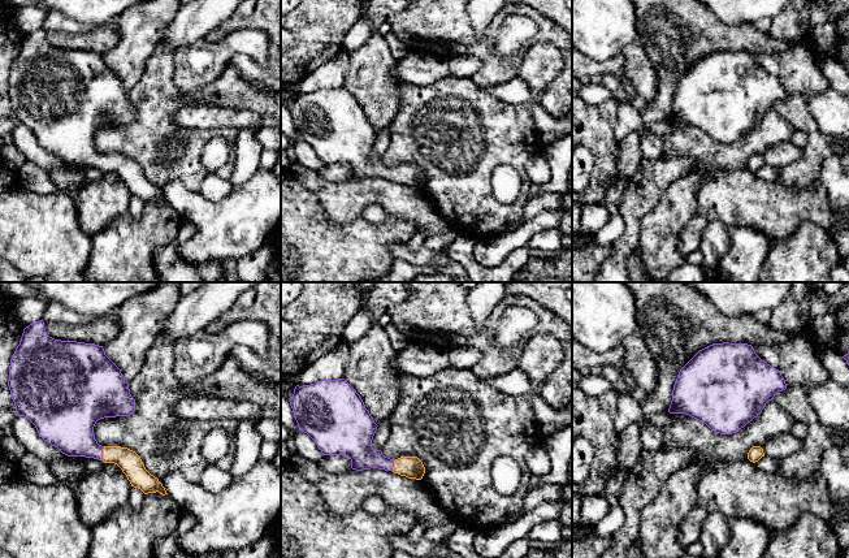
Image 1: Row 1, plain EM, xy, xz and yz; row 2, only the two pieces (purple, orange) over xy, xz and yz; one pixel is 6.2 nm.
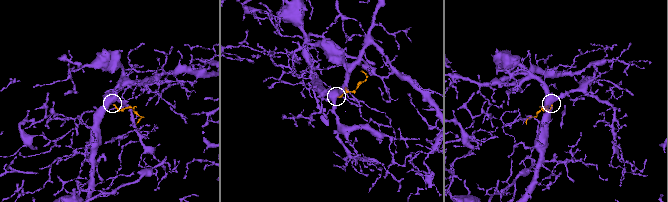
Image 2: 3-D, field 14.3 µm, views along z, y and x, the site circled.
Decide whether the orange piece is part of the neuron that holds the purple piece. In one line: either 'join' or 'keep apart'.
join

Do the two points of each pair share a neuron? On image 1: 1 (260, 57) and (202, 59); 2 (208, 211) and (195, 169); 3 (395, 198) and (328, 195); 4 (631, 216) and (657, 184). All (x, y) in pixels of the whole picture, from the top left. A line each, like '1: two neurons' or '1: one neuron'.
1: one neuron
2: two neurons
3: one neuron
4: one neuron

